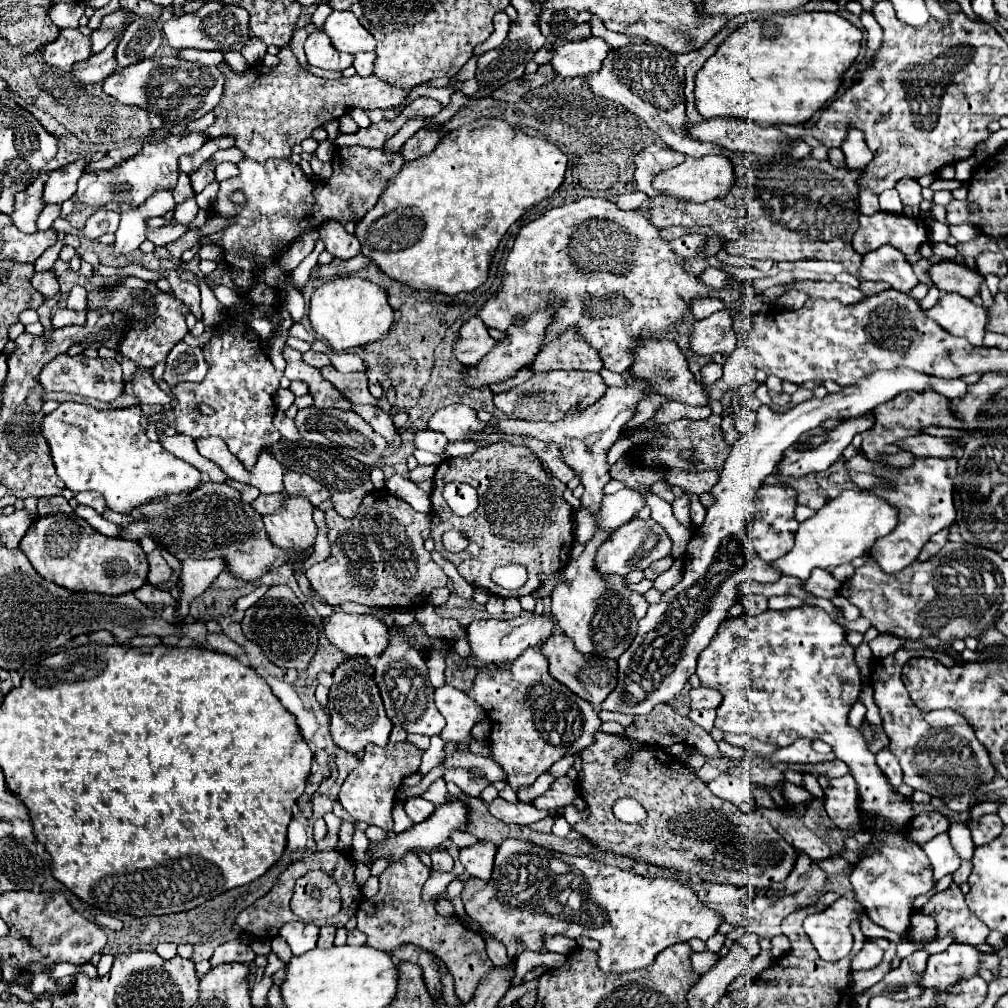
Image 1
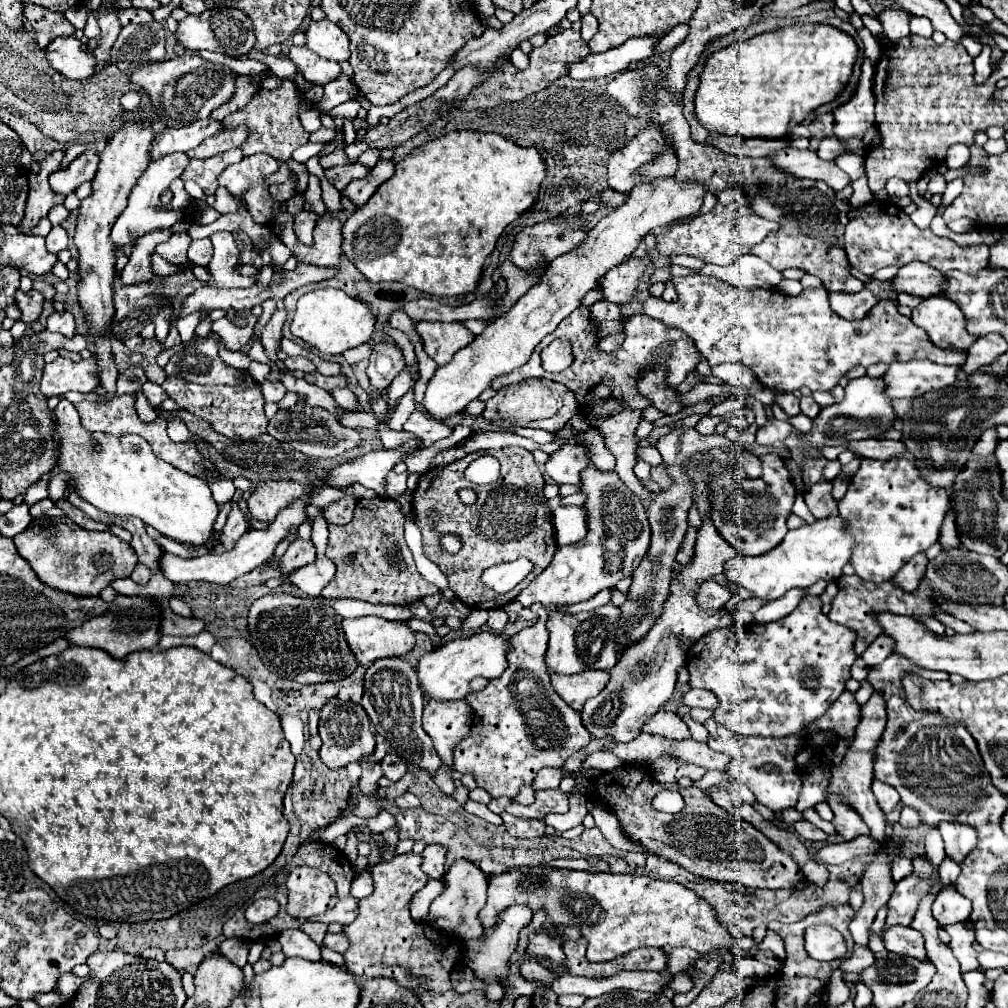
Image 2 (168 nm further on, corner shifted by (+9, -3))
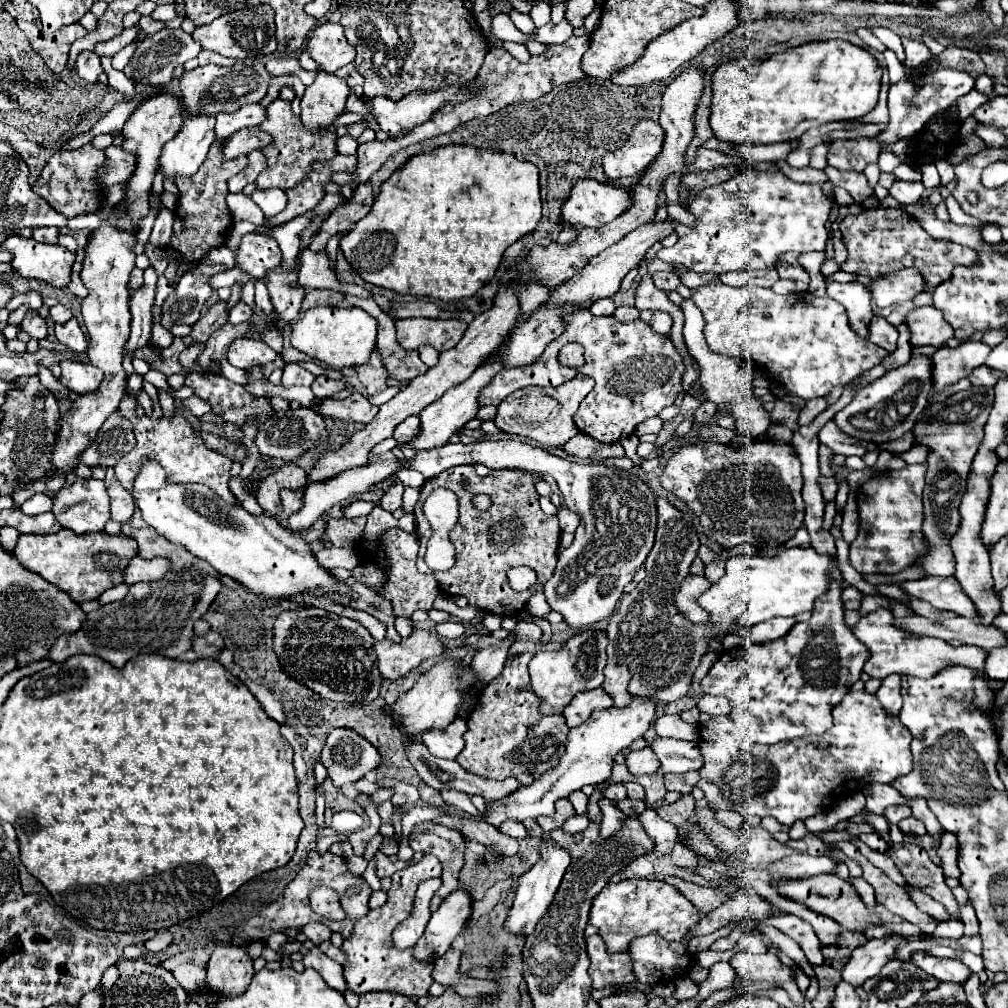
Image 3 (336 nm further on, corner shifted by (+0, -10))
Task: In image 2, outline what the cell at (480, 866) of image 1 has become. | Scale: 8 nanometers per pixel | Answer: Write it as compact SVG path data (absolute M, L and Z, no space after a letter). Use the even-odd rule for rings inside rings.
M456 859L450 865L444 881L446 881L446 891L432 901L426 923L432 923L434 927L442 927L452 935L462 937L464 941L480 939L480 935L484 935L484 927L476 919L476 915L486 903L486 883L488 883L486 875L476 863L466 861L466 859Z

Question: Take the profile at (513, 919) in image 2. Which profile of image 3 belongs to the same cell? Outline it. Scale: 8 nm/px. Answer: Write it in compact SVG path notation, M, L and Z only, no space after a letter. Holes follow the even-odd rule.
M543 836L543 844L541 844L541 858L537 860L537 864L527 870L519 880L517 880L517 890L515 890L515 900L513 900L513 908L509 912L507 918L507 930L515 932L515 934L531 934L535 924L545 916L549 904L553 902L553 896L561 884L561 878L567 870L571 862L571 856L567 850L563 850L559 844L555 844L549 836Z

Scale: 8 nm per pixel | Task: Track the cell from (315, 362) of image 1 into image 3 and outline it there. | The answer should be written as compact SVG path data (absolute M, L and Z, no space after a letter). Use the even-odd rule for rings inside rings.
M287 364L283 368L283 378L281 378L281 386L291 388L291 386L311 386L311 382L315 380L315 376L307 370L303 370L299 364Z

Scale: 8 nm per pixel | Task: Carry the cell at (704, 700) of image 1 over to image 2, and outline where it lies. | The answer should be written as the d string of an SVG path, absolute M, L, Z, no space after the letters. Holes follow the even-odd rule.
M690 689L684 695L684 705L688 707L702 707L702 709L716 709L718 707L718 699L706 691L706 689Z

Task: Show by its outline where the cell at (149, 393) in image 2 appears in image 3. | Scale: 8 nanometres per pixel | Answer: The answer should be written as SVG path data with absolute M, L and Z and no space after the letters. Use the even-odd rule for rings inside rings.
M193 396L193 398L189 398L189 400L183 400L181 404L183 404L183 408L185 408L185 410L193 412L193 414L195 414L195 416L199 416L199 418L211 410L211 408L209 408L209 404L207 404L205 400L197 398L197 396Z

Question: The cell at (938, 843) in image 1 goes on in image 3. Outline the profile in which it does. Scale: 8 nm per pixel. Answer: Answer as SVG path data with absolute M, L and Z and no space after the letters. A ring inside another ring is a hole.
M899 936L867 940L863 946L853 950L851 958L847 960L847 964L843 968L843 980L853 984L855 988L863 986L865 980L879 974L881 966L885 966L889 962L897 944L901 944L901 942L903 940Z

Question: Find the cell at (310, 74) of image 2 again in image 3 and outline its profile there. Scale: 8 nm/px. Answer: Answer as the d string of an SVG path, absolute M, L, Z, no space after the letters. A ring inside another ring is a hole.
M317 70L315 82L301 98L301 122L305 130L317 134L329 130L333 122L345 112L349 86L335 74Z

